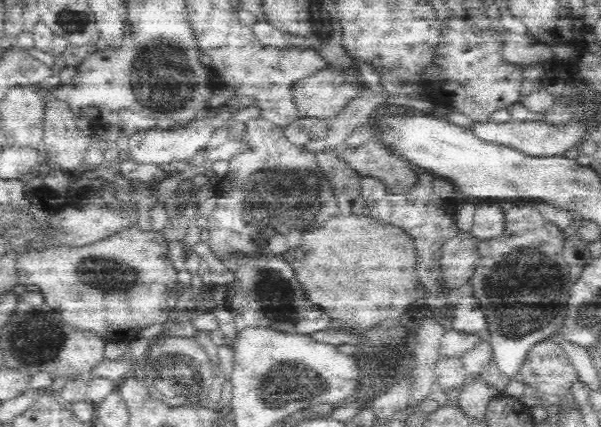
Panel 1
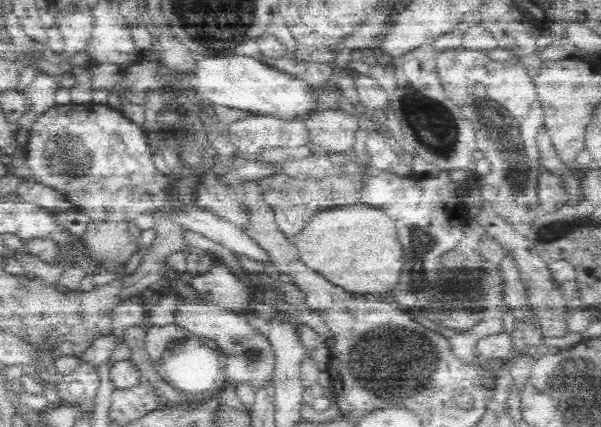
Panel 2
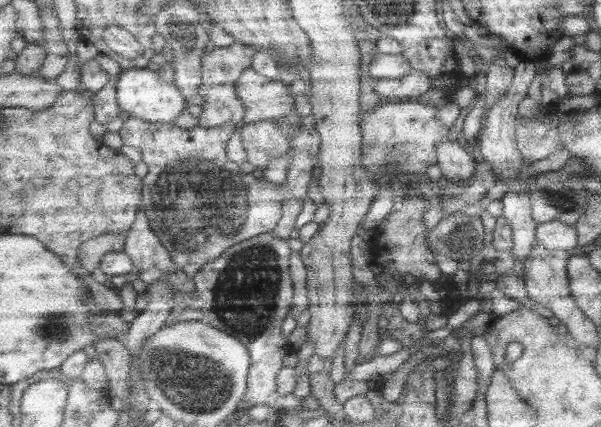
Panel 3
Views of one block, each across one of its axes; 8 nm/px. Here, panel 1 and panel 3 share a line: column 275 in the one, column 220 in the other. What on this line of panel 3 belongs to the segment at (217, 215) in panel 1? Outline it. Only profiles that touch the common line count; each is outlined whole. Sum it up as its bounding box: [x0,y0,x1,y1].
[119,118,321,268]

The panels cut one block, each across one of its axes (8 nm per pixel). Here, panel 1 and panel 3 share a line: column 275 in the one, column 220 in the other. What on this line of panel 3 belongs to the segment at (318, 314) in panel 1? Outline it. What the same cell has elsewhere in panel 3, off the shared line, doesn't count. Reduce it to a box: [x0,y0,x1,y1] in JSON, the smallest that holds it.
[167,232,293,410]

